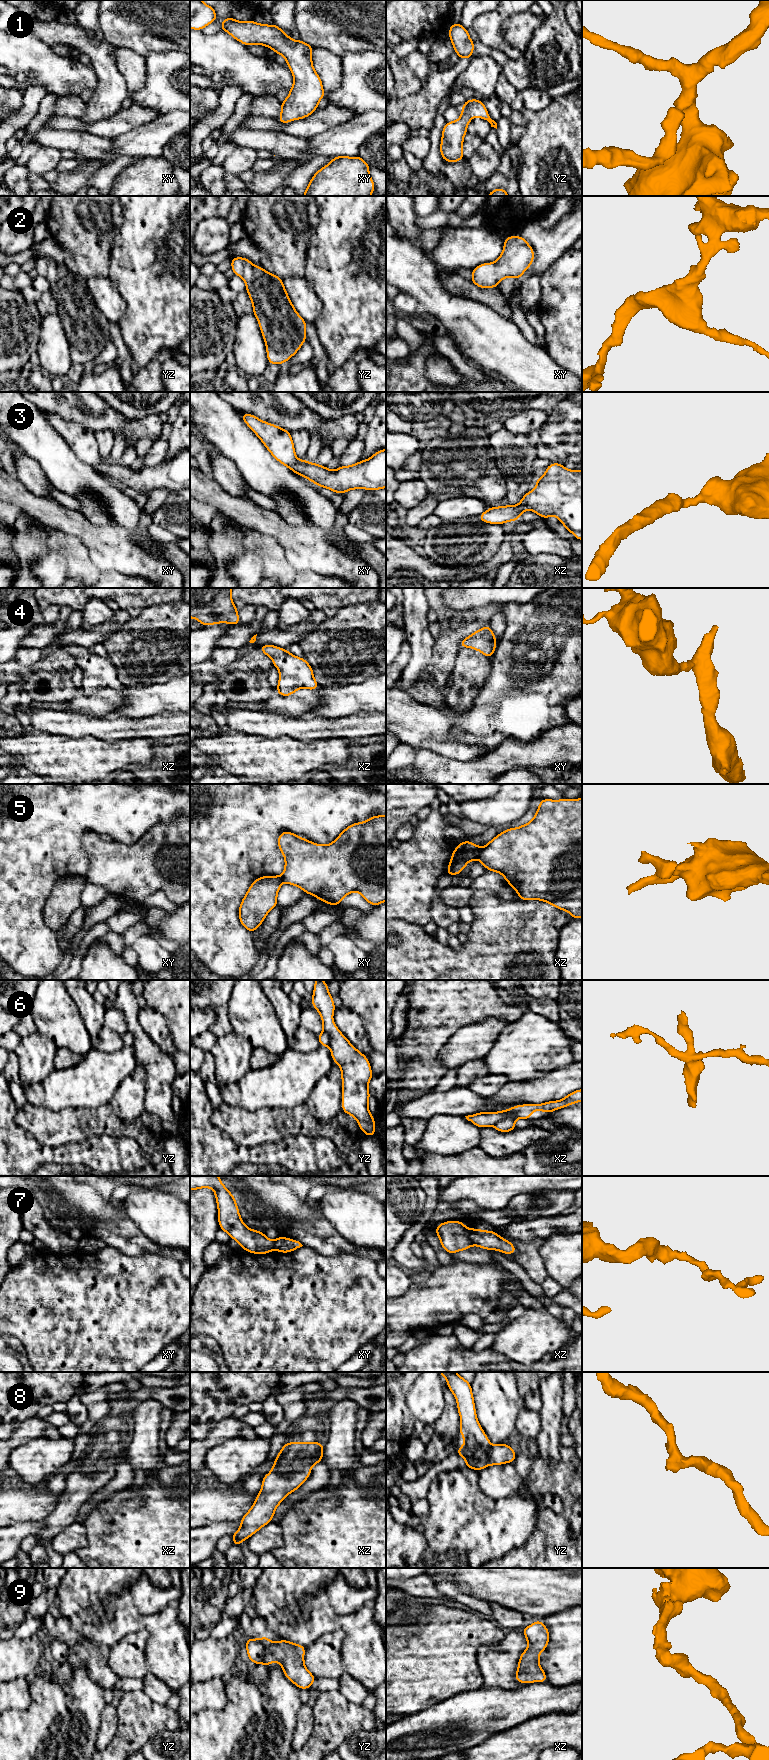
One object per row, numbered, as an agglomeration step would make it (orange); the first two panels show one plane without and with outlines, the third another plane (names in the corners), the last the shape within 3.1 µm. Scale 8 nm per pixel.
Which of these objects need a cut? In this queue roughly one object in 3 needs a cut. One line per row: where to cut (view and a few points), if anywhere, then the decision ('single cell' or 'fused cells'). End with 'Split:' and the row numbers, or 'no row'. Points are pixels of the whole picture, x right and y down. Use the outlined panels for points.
1: cut none; single cell
2: cut none; single cell
3: cut none; single cell
4: cut none; single cell
5: cut xz (479, 847), (477, 858); fused cells
6: cut xz (515, 1118), (505, 1116), (494, 1126); fused cells
7: cut xz (470, 1230), (470, 1240), (473, 1244); fused cells
8: cut none; single cell
9: cut none; single cell
Split: 5, 6, 7

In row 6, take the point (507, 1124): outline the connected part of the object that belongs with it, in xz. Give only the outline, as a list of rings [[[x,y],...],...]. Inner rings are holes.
[[[510,1116],[505,1117],[501,1121],[499,1121],[494,1127],[499,1132],[510,1132],[512,1130],[515,1130],[515,1118]]]

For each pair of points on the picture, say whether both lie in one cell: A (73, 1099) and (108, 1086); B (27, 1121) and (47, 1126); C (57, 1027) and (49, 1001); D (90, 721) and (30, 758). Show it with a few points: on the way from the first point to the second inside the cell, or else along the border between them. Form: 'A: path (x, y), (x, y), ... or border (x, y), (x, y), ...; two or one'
A: path (82, 1090), (86, 1086), (99, 1086); one
B: path (32, 1121), (36, 1121), (42, 1126); one
C: path (57, 1021), (53, 1007); one
D: border (44, 731), (72, 737), (91, 735); two

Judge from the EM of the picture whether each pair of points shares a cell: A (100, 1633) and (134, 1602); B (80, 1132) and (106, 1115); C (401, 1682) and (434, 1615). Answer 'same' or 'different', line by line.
A: same
B: same
C: same

